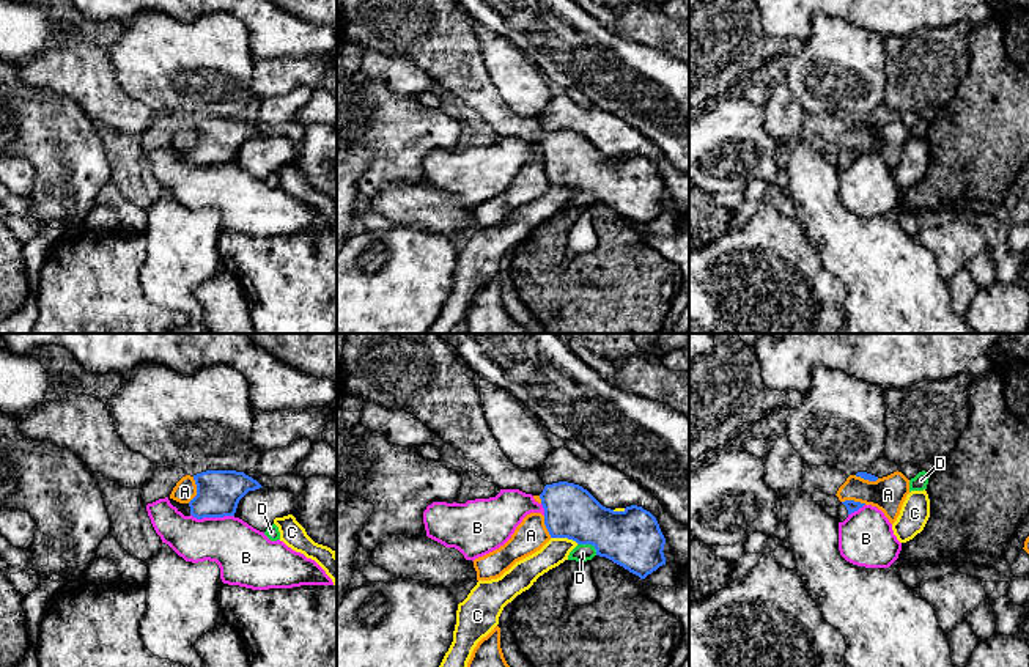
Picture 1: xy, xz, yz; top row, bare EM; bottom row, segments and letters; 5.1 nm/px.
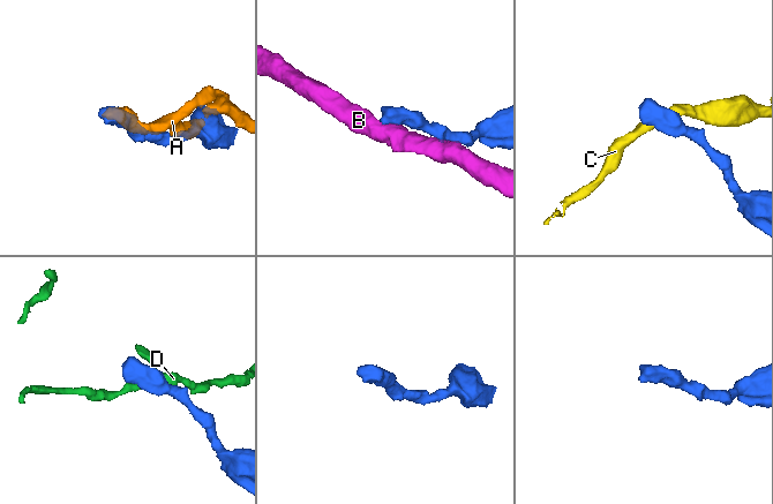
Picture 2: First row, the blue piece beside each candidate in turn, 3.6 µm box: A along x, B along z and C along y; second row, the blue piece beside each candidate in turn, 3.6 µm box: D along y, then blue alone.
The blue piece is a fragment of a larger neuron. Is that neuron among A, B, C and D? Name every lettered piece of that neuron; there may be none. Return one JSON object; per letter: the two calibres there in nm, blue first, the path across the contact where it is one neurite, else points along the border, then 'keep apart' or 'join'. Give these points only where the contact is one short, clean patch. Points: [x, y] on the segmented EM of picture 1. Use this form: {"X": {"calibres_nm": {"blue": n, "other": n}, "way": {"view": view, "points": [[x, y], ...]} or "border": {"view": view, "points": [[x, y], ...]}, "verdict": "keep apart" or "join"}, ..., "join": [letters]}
{"A": {"calibres_nm": {"blue": 220, "other": 110}, "border": {"view": "xy", "points": [[194, 477], [195, 494], [188, 502]]}, "verdict": "keep apart"}, "B": {"calibres_nm": {"blue": 220, "other": 280}, "border": {"view": "xy", "points": [[191, 513], [197, 518], [233, 516]]}, "verdict": "keep apart"}, "C": {"calibres_nm": {"blue": 280, "other": 140}, "verdict": "keep apart"}, "D": {"calibres_nm": {"blue": 300, "other": 90}, "verdict": "keep apart"}, "join": []}

